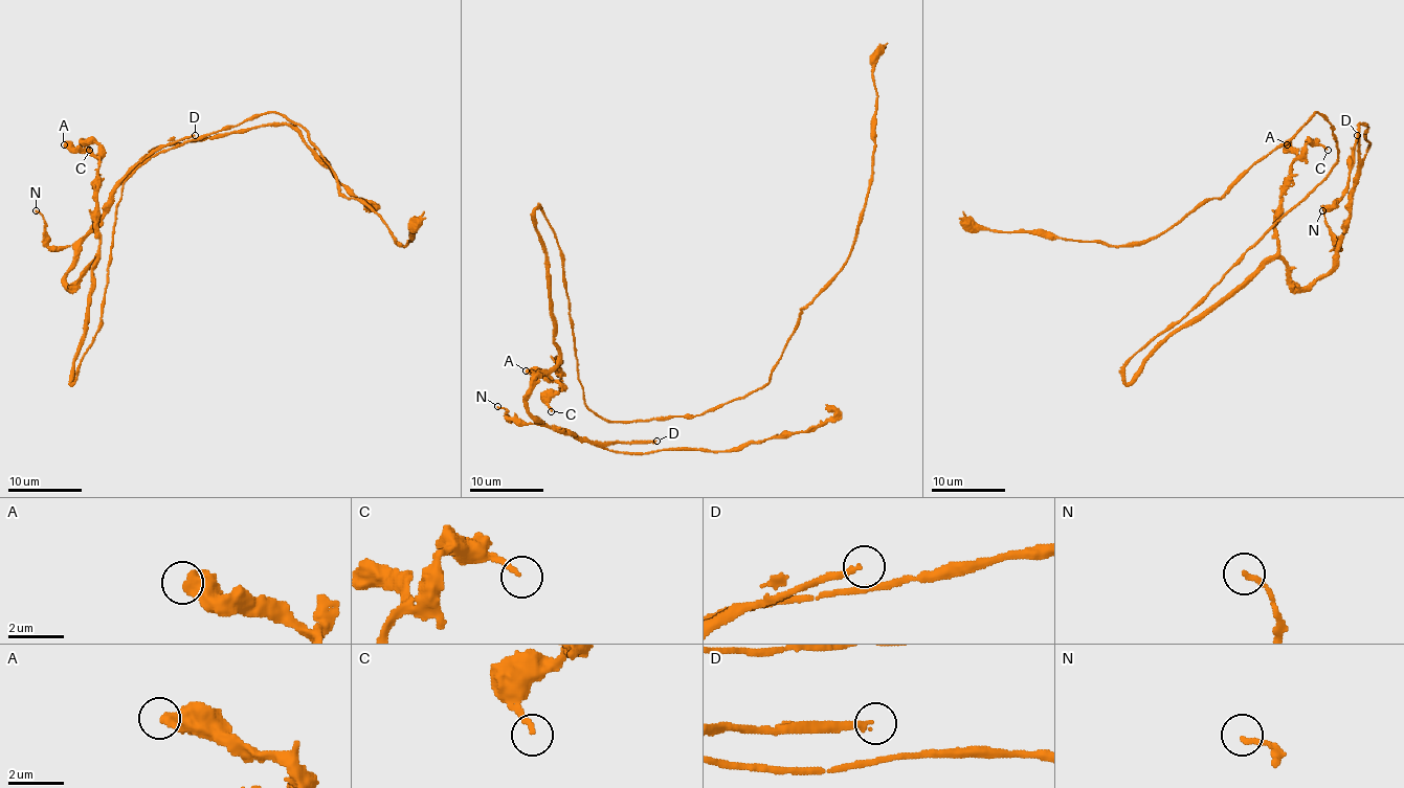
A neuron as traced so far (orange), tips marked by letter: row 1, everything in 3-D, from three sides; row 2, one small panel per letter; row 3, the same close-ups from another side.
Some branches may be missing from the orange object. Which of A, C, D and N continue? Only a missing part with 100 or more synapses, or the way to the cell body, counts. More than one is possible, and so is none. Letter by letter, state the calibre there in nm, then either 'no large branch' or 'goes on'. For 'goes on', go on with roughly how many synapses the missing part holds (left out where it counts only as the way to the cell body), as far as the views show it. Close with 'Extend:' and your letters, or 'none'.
A: 550 nm | no large branch
C: 150 nm | no large branch
D: 200 nm | goes on | 110 syn
N: 170 nm | no large branch
Extend: D

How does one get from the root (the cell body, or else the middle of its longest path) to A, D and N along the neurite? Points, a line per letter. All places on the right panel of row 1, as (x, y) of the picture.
A: (1185, 314), (1128, 362), (1128, 383), (1174, 333), (1233, 296), (1276, 253), (1279, 190), (1296, 157), (1287, 144)
D: (1185, 314), (1128, 362), (1128, 383), (1174, 333), (1272, 259), (1301, 287), (1332, 268), (1359, 174), (1357, 135)
N: (1185, 314), (1128, 362), (1128, 383), (1174, 333), (1272, 259), (1301, 287), (1320, 279), (1339, 246), (1322, 210)

